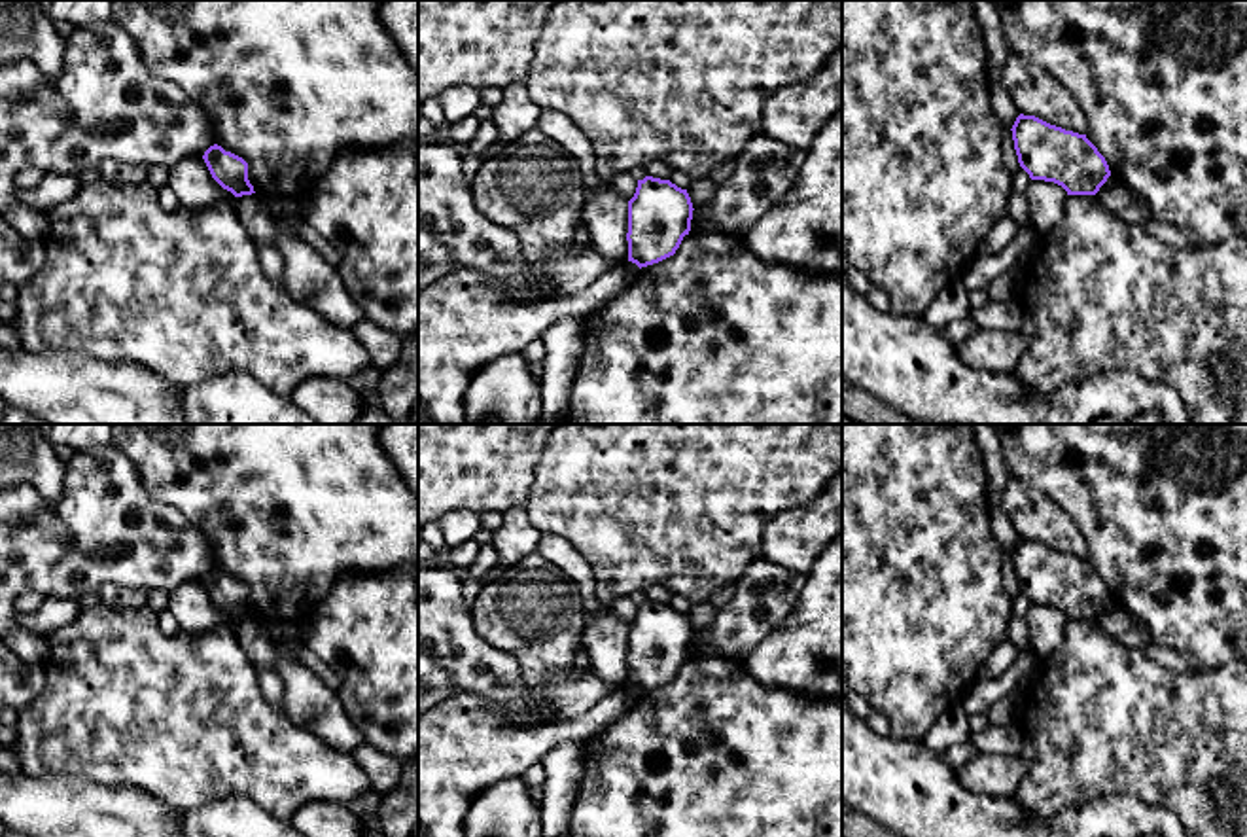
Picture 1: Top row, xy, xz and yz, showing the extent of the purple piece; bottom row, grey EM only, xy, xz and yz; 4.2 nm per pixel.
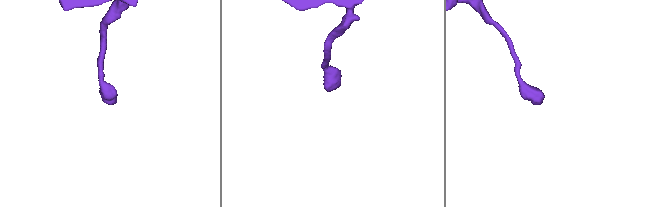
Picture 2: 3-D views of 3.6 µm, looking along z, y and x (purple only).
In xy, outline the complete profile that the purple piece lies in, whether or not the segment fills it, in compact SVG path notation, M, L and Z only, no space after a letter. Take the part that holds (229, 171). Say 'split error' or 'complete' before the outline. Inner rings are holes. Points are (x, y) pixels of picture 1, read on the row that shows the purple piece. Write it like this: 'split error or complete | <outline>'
complete | M214 144L204 151L202 159L212 178L235 197L255 193L248 180L248 163L242 157Z

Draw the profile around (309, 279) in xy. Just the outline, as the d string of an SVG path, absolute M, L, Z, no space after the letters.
M261 197L235 199L237 214L255 242L272 244L284 259L284 290L327 322L352 329L361 318L337 267L329 265L308 242L278 227Z

